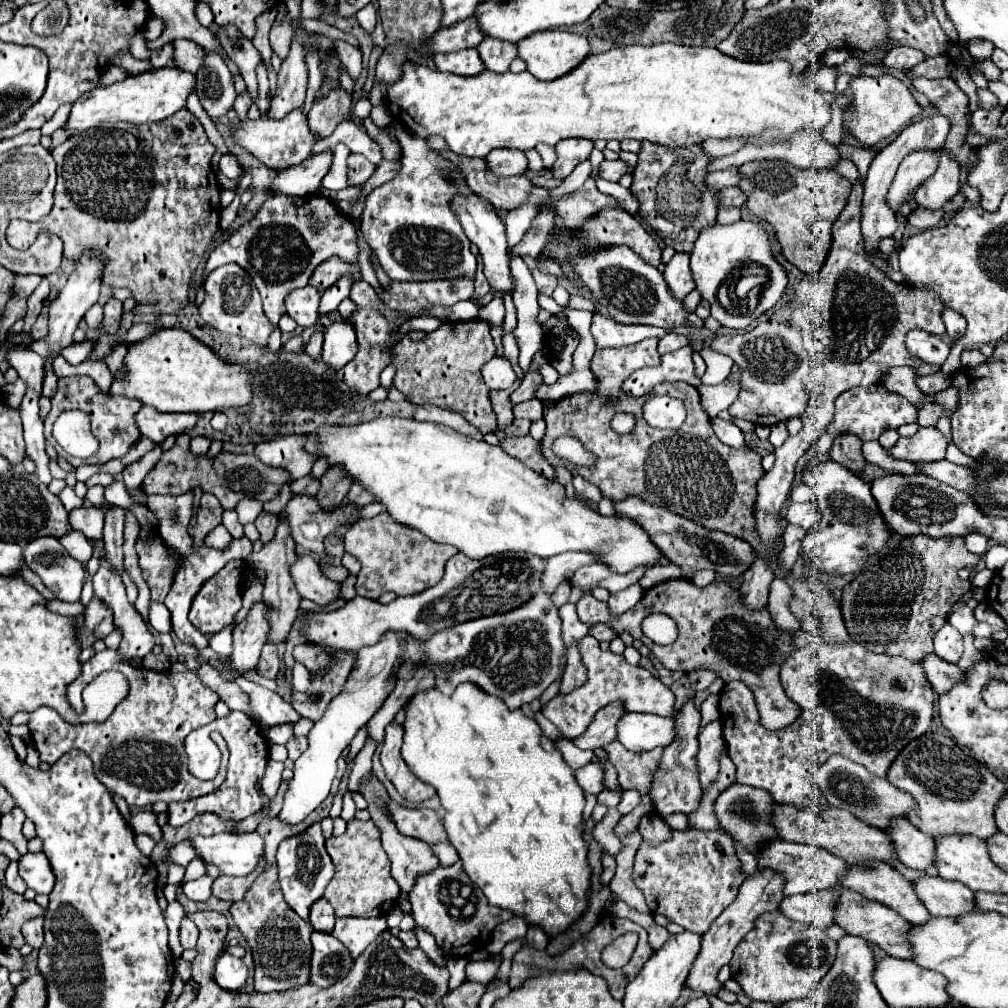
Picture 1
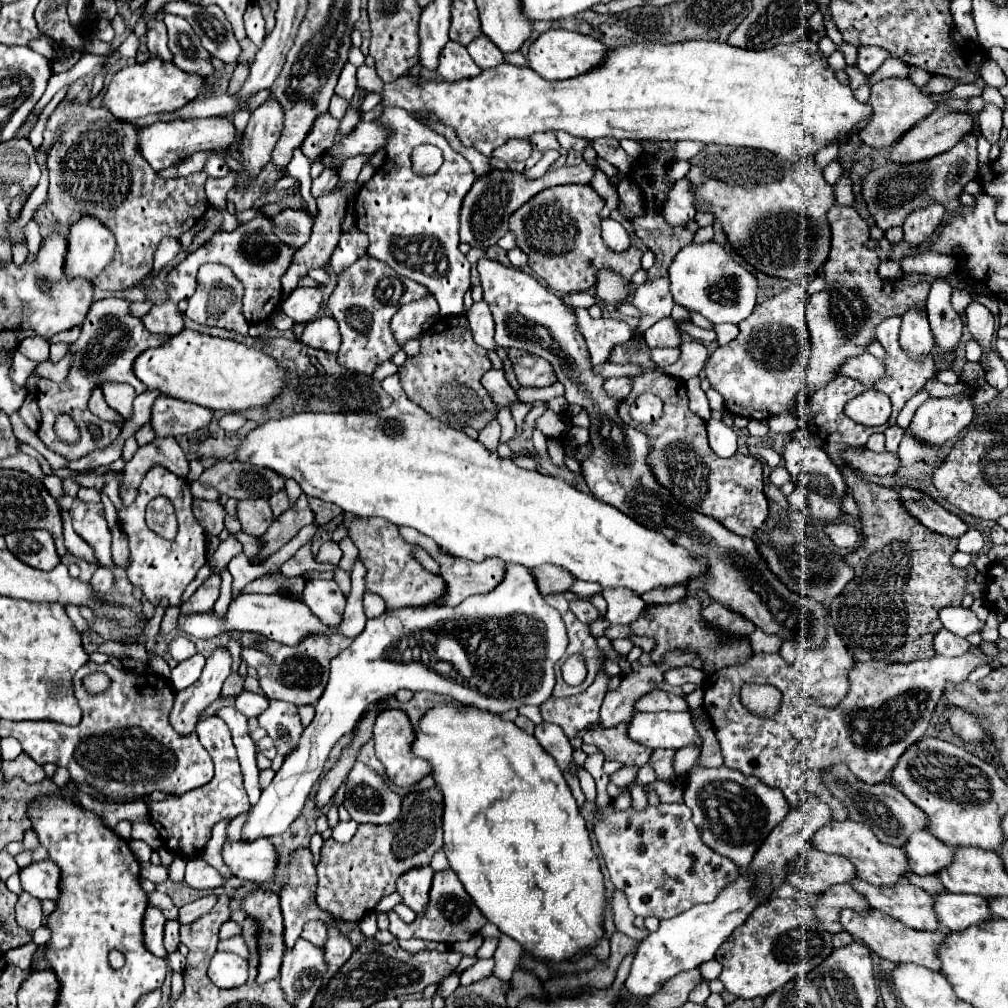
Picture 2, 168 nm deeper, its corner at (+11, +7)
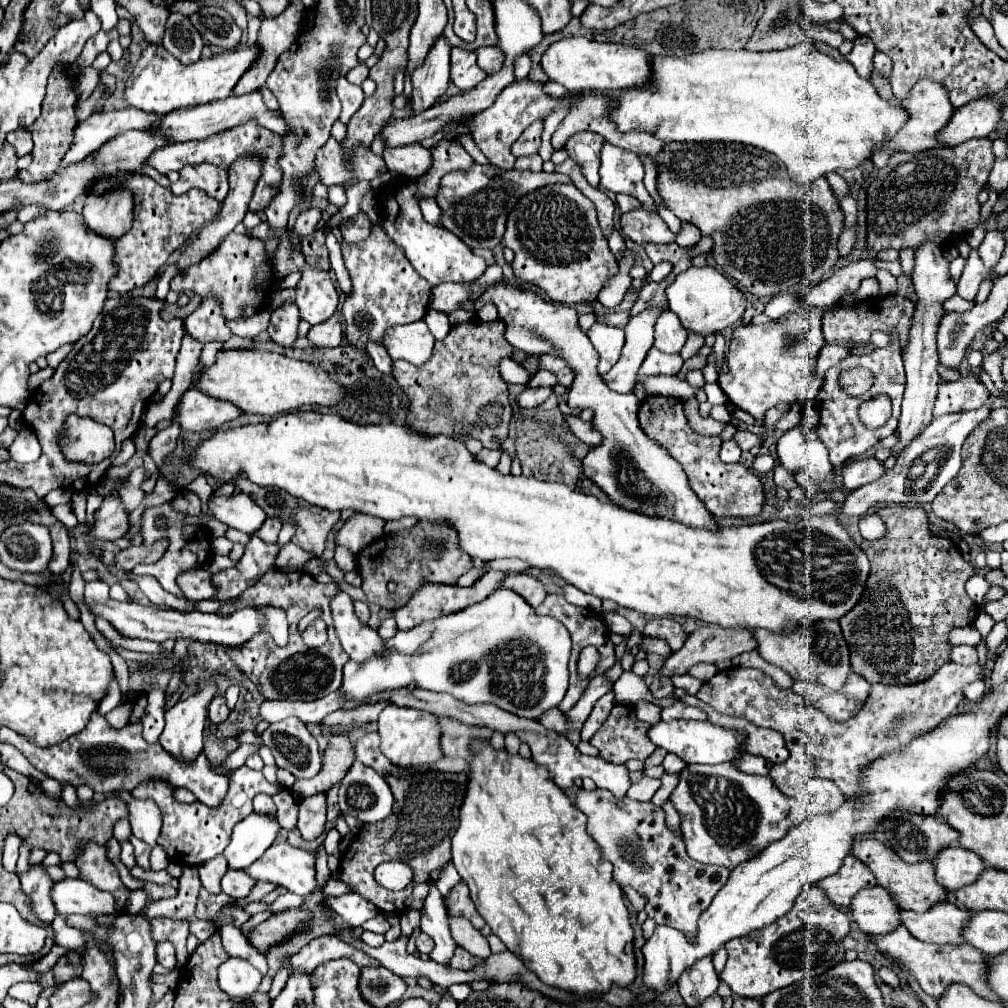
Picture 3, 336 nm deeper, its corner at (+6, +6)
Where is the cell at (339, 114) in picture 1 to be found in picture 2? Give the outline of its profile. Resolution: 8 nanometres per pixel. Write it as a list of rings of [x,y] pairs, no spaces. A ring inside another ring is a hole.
[[[321,113],[317,121],[313,123],[313,129],[309,131],[309,137],[305,137],[301,151],[311,159],[311,163],[335,141],[339,129],[339,119],[331,117],[329,113]]]

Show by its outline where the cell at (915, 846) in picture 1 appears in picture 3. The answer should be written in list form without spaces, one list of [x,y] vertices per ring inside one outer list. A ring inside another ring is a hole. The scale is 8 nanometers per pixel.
[[[948,846],[940,850],[936,858],[936,880],[950,892],[956,892],[970,882],[976,882],[984,868],[986,866],[978,854],[960,846]]]

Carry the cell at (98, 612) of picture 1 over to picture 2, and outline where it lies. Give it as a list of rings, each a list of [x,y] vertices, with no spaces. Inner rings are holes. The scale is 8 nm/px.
[[[99,567],[91,577],[93,591],[103,599],[105,593],[111,589],[111,585],[113,585],[113,573],[109,569],[105,569],[105,567]]]

